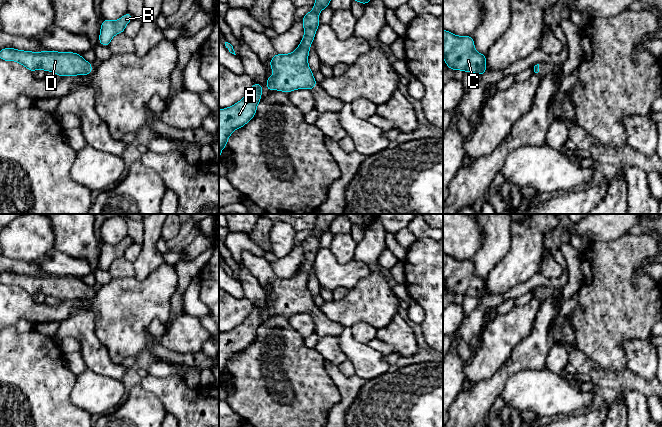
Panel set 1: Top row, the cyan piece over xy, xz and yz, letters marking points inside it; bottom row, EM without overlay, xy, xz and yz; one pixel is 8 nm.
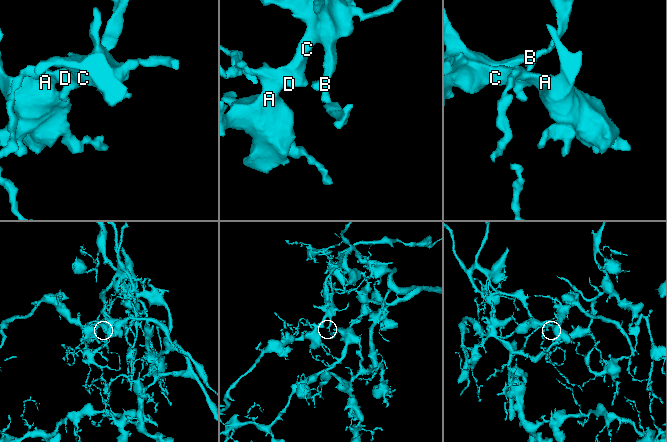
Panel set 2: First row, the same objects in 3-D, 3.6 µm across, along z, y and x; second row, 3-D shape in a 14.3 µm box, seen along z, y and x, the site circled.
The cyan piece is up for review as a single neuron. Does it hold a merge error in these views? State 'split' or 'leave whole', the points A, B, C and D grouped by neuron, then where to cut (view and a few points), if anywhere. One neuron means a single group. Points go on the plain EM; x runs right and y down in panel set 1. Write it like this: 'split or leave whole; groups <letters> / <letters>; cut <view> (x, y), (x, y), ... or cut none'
leave whole; groups A B C D; cut none

